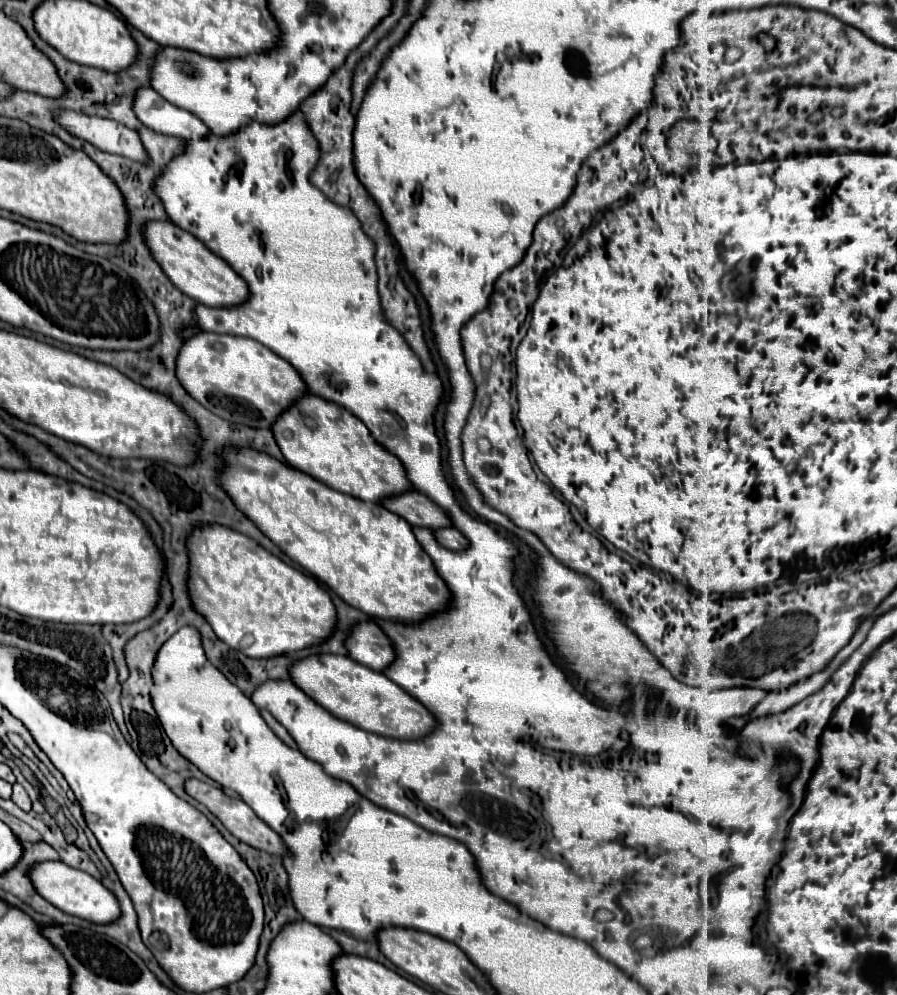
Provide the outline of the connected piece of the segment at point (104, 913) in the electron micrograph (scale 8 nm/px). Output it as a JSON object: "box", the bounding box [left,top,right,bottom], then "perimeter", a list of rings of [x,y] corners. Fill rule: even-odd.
{"box":[31,862,121,924],"perimeter":[[[41,862],[31,868],[31,880],[35,884],[35,890],[43,898],[47,898],[59,910],[73,914],[81,920],[87,920],[93,924],[113,924],[121,916],[117,896],[113,896],[111,890],[107,890],[99,880],[89,876],[87,872],[75,870],[61,862]]]}

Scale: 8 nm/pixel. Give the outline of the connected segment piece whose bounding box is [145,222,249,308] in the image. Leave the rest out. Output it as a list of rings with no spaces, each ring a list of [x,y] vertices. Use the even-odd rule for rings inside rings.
[[[173,222],[147,224],[147,244],[169,280],[187,296],[209,308],[231,308],[249,300],[247,282],[217,254],[213,254],[193,234],[181,230]]]

